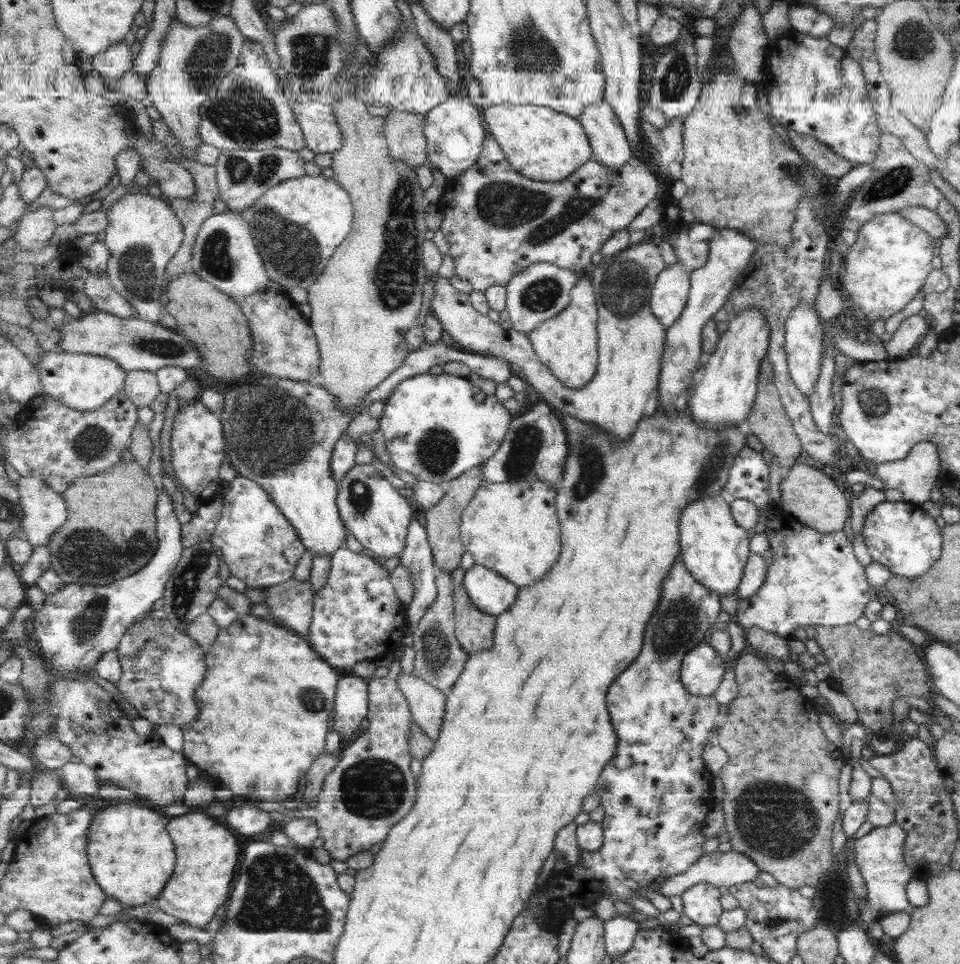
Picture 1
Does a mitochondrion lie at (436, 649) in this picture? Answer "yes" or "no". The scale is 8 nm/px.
yes

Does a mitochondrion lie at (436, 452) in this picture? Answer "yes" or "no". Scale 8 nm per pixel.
yes

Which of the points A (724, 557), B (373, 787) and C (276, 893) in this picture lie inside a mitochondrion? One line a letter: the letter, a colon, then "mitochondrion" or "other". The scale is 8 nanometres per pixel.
A: other
B: mitochondrion
C: mitochondrion

